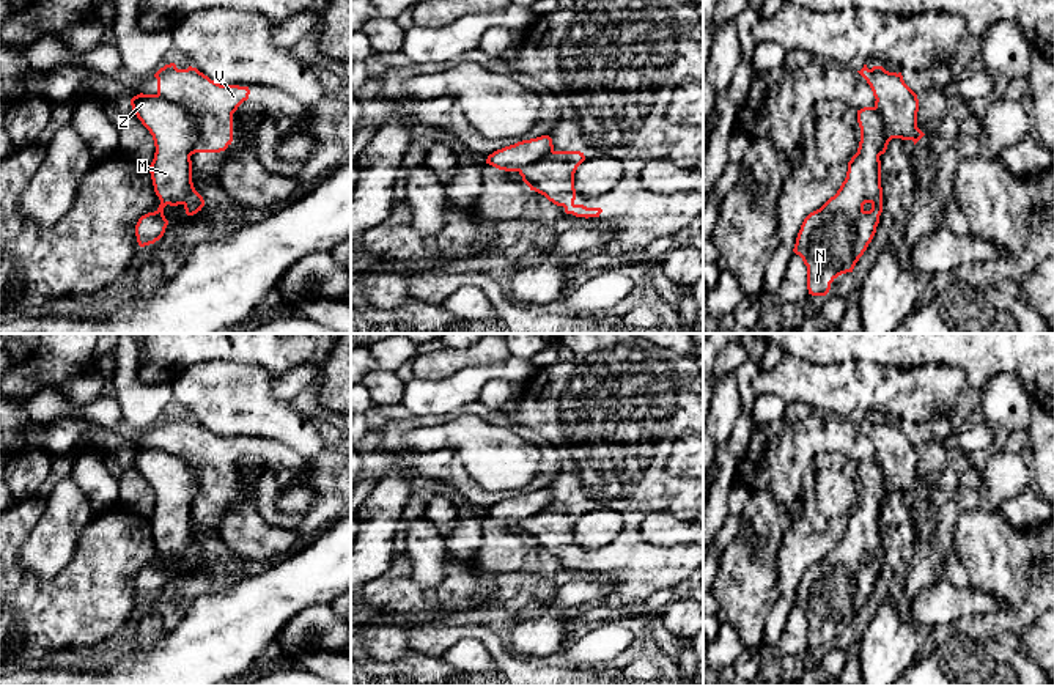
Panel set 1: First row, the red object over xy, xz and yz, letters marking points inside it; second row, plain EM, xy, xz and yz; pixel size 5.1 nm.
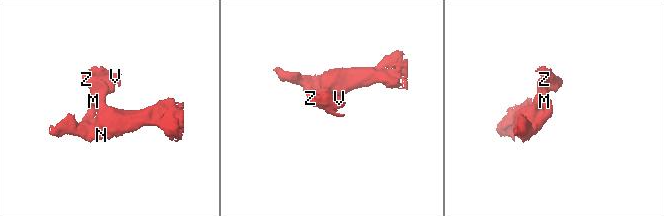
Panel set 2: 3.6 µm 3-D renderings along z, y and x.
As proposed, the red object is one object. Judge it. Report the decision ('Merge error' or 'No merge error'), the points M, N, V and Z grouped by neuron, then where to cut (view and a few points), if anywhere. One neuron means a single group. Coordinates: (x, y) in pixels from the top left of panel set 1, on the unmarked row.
Merge error. Groups: M N Z / V. Split along xy (156, 447), (180, 457), (197, 474), (199, 494), (192, 505)

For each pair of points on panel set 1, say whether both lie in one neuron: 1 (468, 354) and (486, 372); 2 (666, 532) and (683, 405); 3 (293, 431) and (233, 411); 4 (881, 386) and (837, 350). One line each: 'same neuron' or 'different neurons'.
1: different neurons
2: different neurons
3: same neuron
4: different neurons

